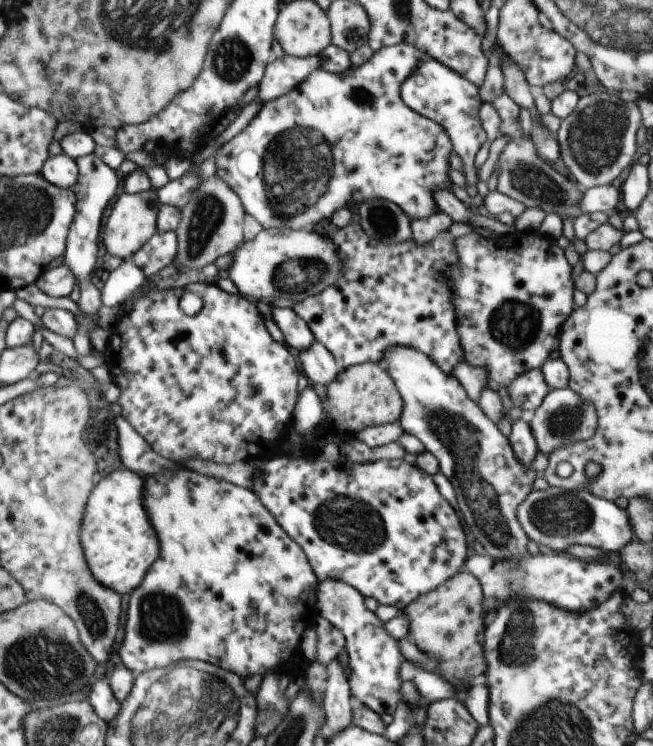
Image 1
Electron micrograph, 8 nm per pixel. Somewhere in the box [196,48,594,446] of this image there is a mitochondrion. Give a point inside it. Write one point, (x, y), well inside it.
(298, 166)

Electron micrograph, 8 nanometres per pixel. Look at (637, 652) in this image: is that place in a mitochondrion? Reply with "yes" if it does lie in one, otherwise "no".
no

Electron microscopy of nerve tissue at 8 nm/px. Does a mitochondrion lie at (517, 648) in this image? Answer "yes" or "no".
yes

